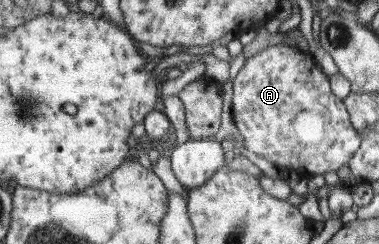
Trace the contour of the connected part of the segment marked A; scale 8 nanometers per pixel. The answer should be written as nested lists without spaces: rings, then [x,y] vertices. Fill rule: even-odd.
[[[275,45],[262,49],[261,52],[258,52],[246,60],[245,65],[239,70],[232,83],[233,120],[238,131],[244,138],[246,149],[265,158],[276,168],[276,170],[278,170],[280,174],[293,170],[296,175],[302,178],[303,174],[313,177],[315,175],[324,175],[327,172],[336,173],[338,168],[347,166],[350,162],[350,157],[352,157],[356,150],[360,148],[360,135],[349,121],[349,114],[345,109],[344,103],[342,100],[338,99],[337,96],[332,96],[333,92],[330,92],[330,88],[328,88],[328,80],[326,80],[326,76],[324,76],[324,74],[314,66],[314,60],[308,56],[308,52],[298,52],[298,49],[288,45]]]

